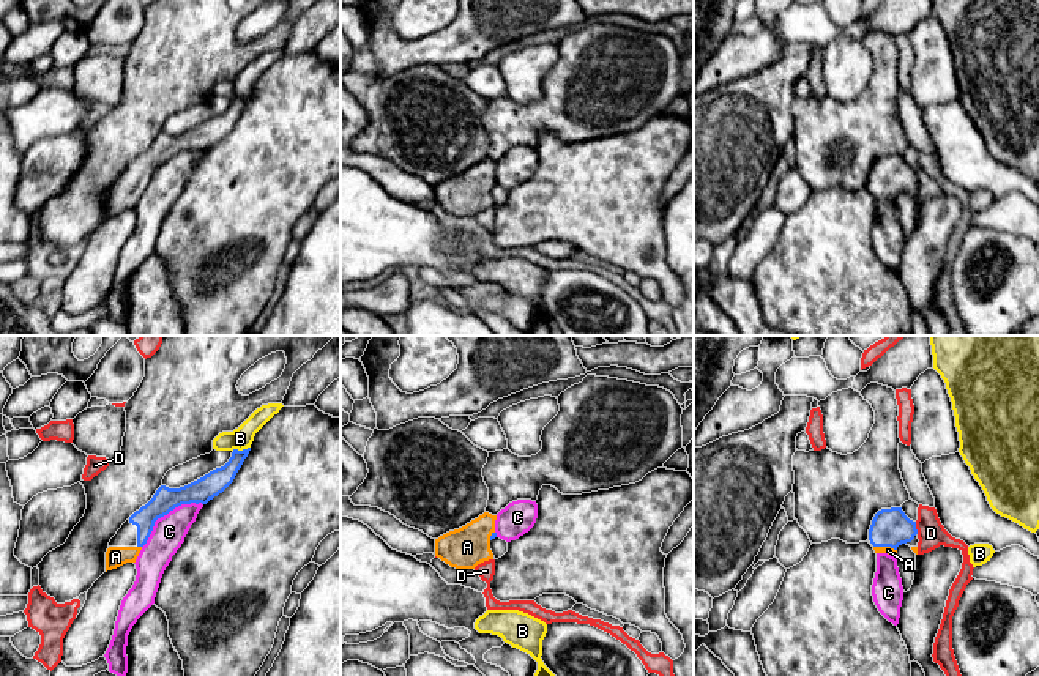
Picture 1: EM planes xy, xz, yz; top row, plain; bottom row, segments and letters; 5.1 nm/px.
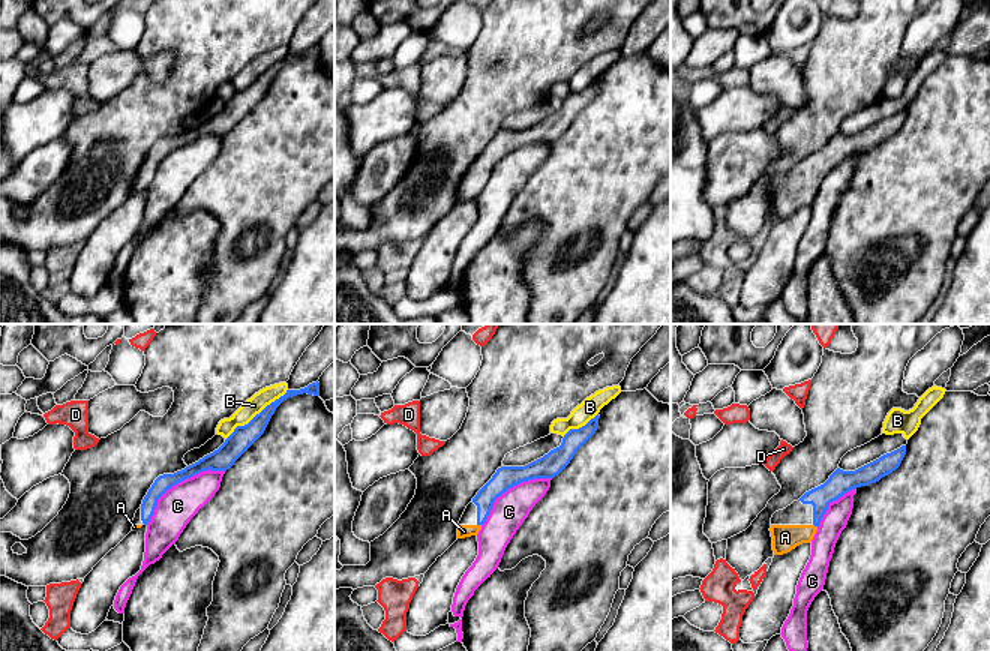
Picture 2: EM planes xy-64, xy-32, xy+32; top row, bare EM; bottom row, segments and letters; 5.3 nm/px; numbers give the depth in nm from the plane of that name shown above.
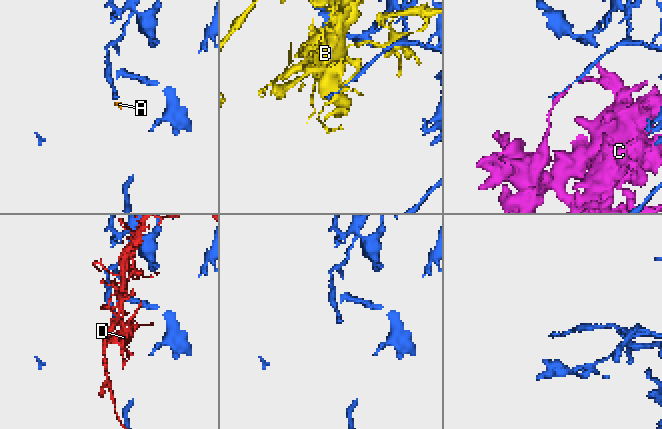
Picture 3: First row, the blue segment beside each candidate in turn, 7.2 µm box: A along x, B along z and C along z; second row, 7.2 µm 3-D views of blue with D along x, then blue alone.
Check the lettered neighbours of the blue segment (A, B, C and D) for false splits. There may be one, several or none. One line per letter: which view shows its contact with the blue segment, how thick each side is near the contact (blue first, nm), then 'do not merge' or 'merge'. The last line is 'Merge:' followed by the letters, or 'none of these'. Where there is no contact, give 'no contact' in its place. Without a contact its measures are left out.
A: yz | 190/40 nm | merge
B: xy | 120/110 nm | do not merge
C: xy | 120/170 nm | do not merge
D: yz | 190/140 nm | do not merge
Merge: A

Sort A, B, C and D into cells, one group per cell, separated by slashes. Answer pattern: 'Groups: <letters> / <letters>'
Groups: A / B / C / D

